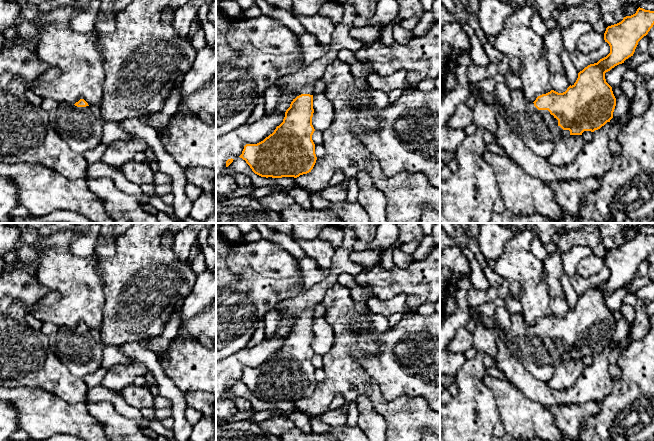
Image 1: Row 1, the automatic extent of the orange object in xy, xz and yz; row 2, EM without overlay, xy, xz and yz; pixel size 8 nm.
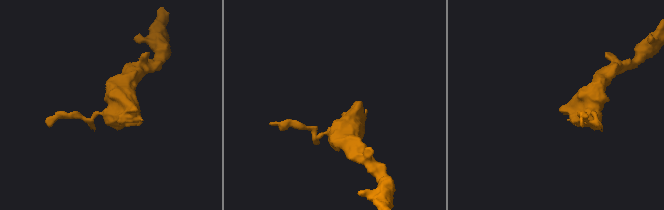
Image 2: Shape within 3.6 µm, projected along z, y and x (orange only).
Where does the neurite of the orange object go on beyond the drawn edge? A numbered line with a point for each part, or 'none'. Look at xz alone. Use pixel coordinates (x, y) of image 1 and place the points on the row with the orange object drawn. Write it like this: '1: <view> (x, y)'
1: xz (302, 81)

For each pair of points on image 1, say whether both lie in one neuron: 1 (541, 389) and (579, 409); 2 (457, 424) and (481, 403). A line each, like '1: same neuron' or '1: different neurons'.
1: different neurons
2: same neuron

